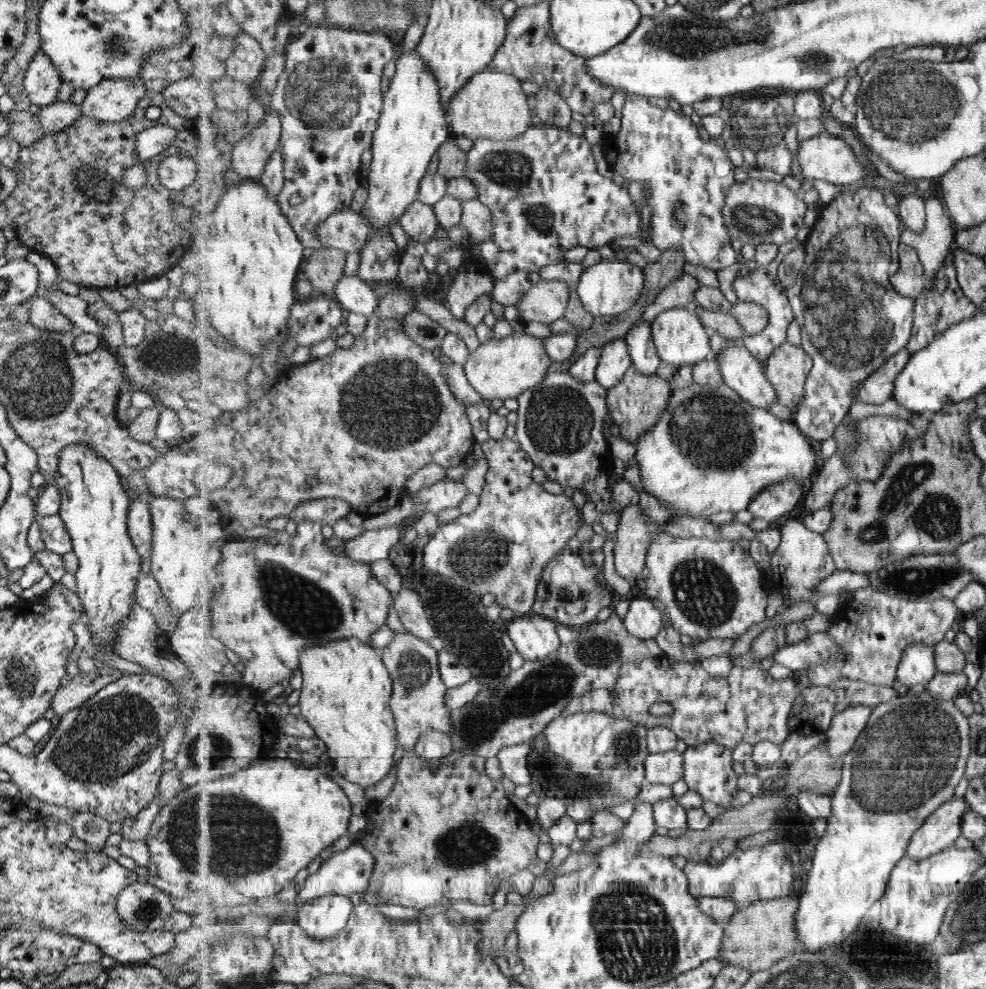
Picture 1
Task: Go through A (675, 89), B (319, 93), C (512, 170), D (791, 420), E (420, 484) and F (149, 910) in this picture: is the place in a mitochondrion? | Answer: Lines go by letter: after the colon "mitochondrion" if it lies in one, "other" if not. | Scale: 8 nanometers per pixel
A: other
B: mitochondrion
C: mitochondrion
D: other
E: other
F: mitochondrion

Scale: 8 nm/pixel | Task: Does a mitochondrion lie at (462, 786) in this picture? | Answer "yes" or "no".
no

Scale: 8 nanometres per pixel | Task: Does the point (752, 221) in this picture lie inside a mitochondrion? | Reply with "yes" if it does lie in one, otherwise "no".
yes

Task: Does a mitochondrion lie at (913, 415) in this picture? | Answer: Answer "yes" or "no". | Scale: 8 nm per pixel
no

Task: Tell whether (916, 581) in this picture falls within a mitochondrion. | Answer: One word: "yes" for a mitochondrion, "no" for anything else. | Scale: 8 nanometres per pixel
yes

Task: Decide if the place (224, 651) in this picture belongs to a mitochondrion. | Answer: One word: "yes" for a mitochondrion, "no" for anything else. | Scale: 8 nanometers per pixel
no

